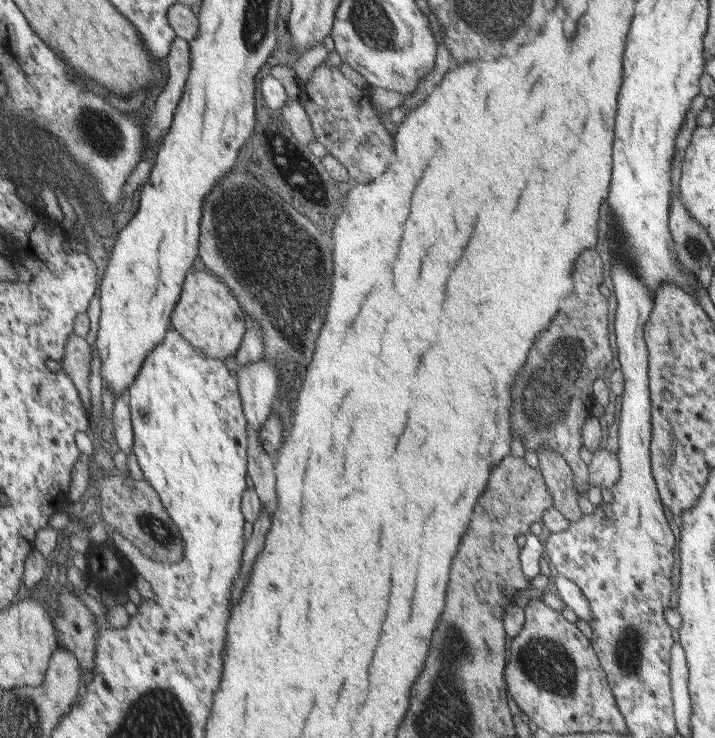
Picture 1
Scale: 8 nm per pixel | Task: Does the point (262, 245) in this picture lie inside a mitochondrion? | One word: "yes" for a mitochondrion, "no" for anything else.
yes

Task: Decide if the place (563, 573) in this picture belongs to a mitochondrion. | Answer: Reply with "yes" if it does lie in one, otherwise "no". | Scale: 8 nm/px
no

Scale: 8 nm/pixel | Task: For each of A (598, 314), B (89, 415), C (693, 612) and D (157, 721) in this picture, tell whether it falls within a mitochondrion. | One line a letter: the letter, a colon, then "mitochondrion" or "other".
A: other
B: other
C: other
D: mitochondrion

